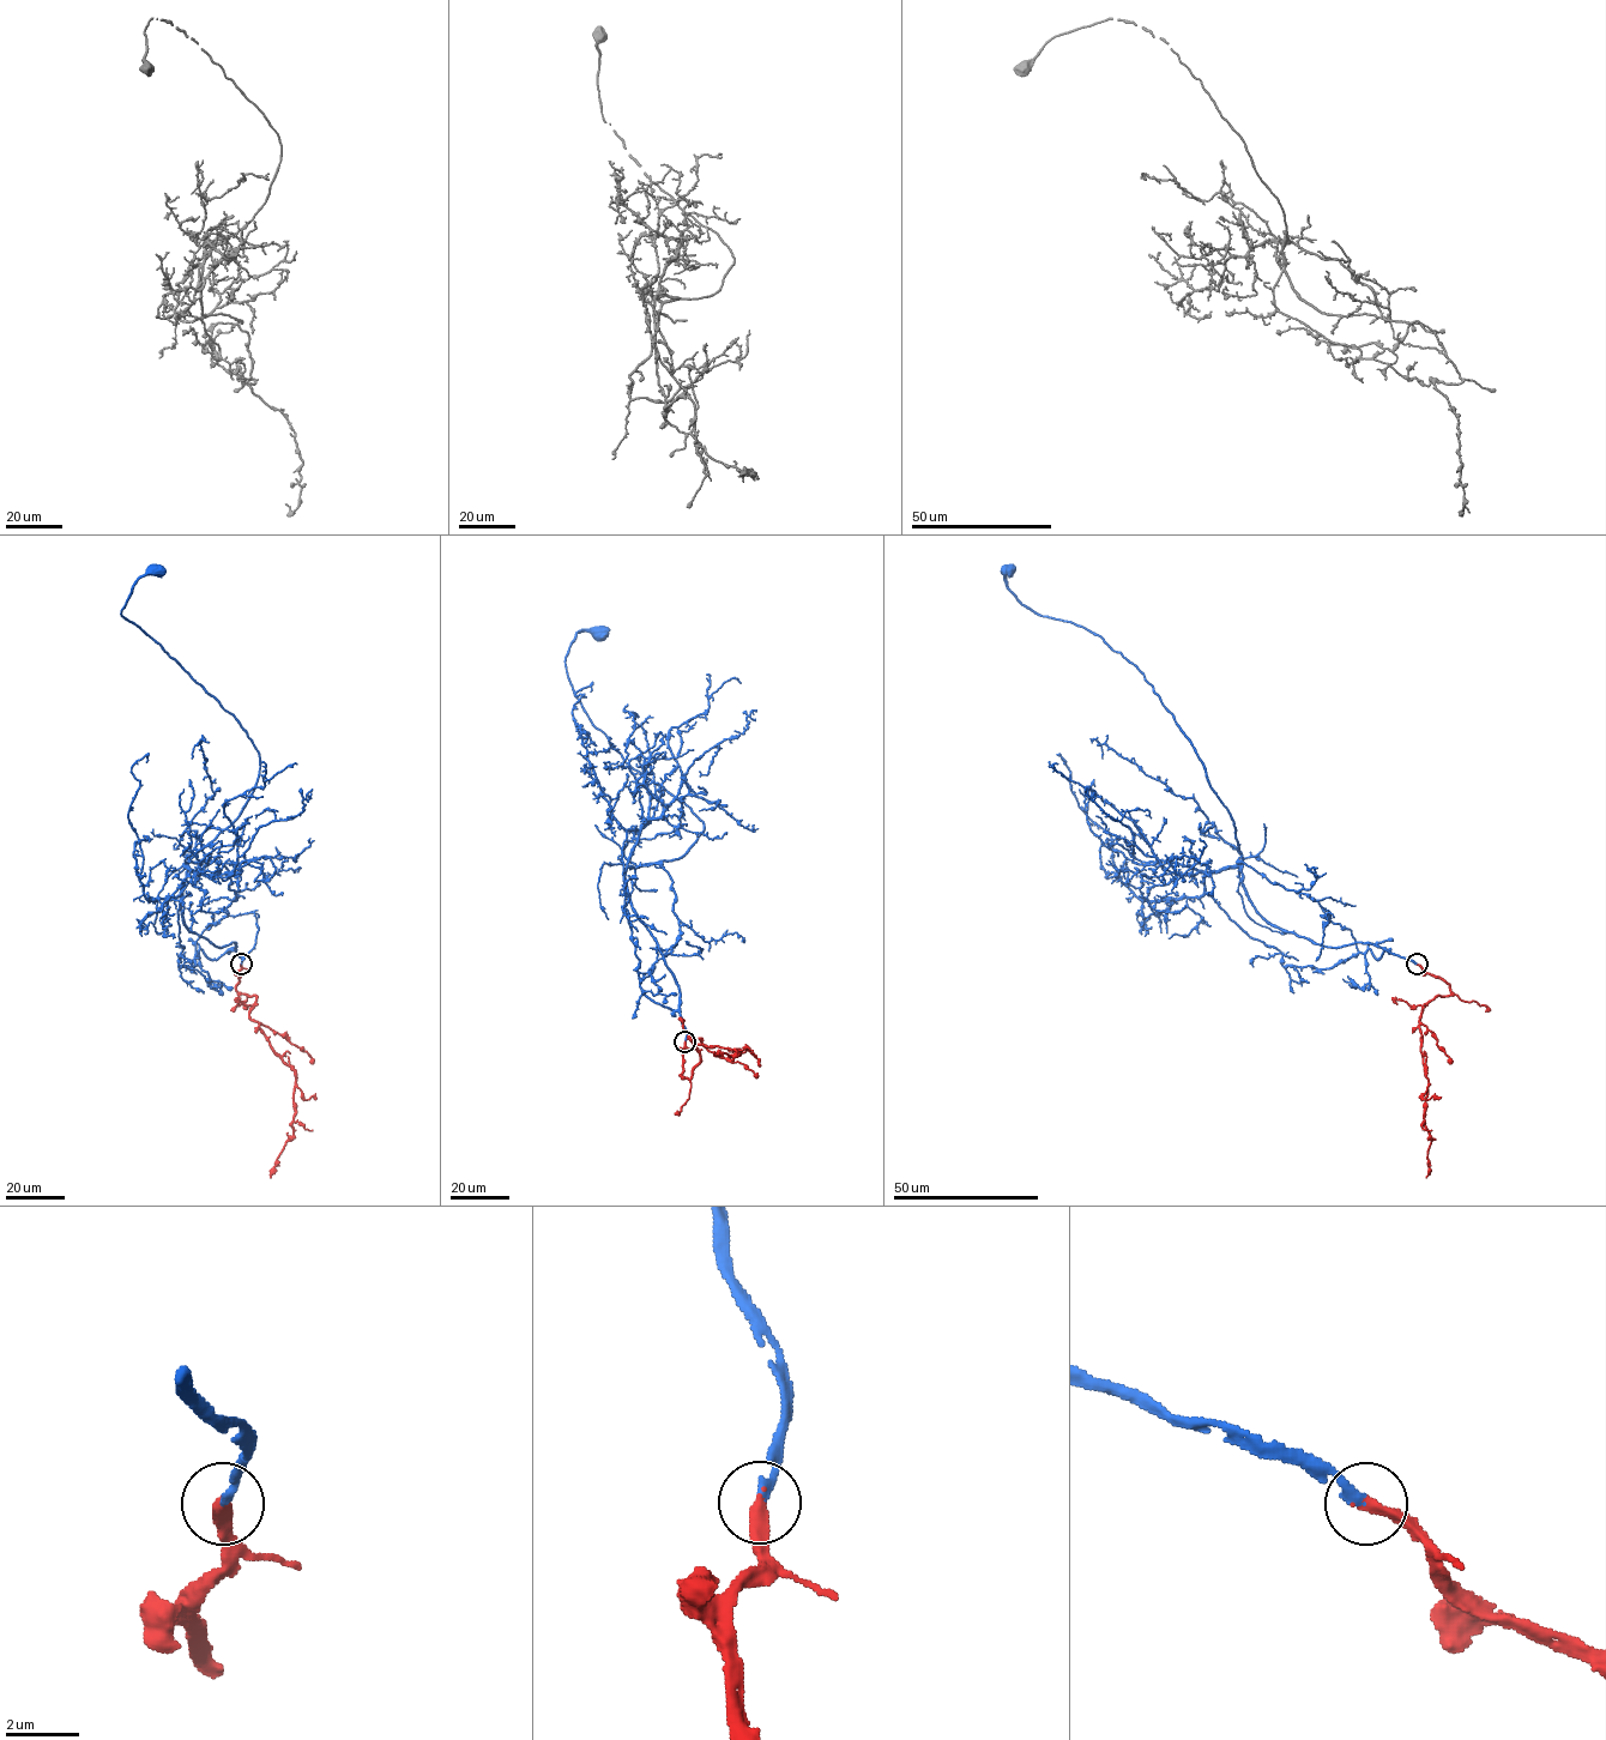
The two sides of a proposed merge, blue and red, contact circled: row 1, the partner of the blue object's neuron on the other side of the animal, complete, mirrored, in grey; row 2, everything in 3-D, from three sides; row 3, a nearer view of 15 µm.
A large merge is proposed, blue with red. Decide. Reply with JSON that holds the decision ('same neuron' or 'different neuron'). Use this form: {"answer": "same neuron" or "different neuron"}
{"answer": "same neuron"}

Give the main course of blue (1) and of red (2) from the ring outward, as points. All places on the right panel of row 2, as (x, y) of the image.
1: (1417, 964), (1263, 918), (1233, 820), (1143, 674), (1085, 628), (1026, 608), (1009, 571)
2: (1417, 964), (1442, 978), (1451, 992), (1435, 997), (1419, 1019), (1429, 1082), (1424, 1124), (1431, 1141), (1426, 1177)

